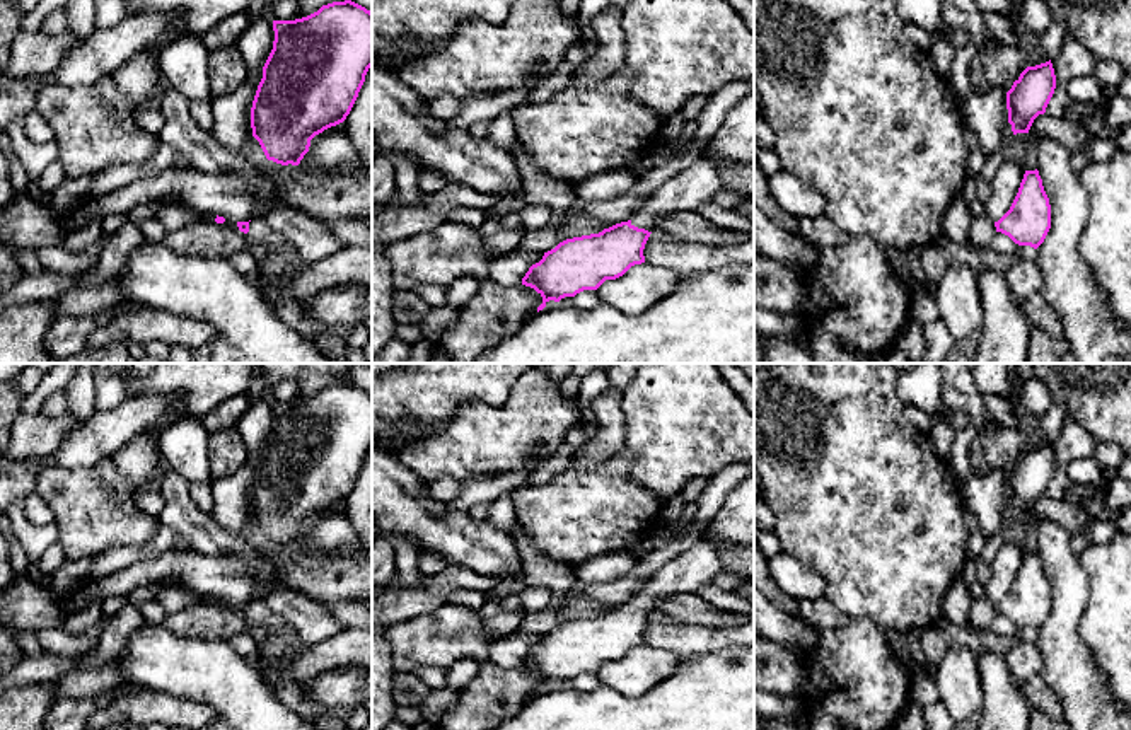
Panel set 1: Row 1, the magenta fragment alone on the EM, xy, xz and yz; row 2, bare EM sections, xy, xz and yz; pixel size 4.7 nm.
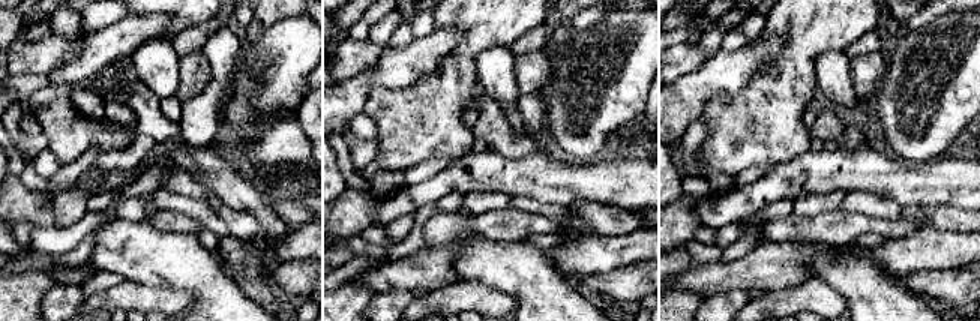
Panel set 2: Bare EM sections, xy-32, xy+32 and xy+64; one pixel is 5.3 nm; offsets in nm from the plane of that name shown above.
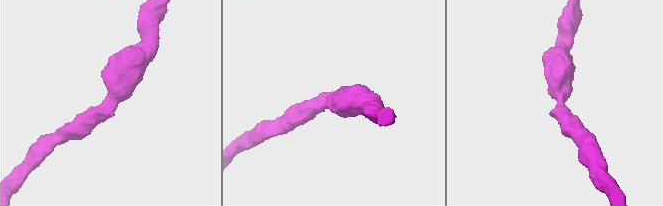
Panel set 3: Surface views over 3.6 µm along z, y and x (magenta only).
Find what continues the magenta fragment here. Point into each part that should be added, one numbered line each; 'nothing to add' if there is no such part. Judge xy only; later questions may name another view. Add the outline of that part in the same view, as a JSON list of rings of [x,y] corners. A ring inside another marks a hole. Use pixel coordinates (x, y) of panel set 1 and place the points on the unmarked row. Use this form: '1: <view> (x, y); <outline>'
1: xy (278, 630); [[[252,600],[249,604],[247,619],[261,624],[266,629],[271,643],[278,645],[297,638],[293,626],[280,614],[273,612],[263,600]]]

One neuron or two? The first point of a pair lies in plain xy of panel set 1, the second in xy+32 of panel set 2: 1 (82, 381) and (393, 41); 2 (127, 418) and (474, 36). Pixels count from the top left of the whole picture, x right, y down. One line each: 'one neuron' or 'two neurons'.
1: one neuron
2: two neurons

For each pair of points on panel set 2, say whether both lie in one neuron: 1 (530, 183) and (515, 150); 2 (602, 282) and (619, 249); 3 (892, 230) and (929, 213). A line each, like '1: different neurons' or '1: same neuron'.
1: different neurons
2: different neurons
3: different neurons

